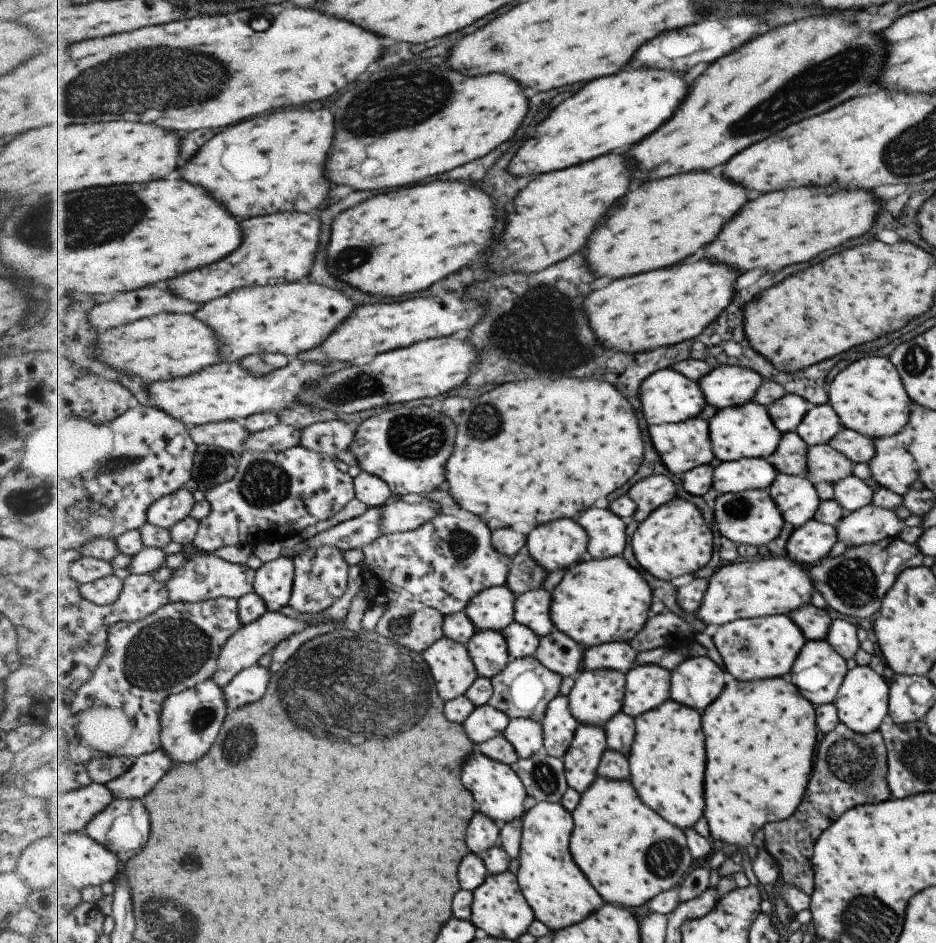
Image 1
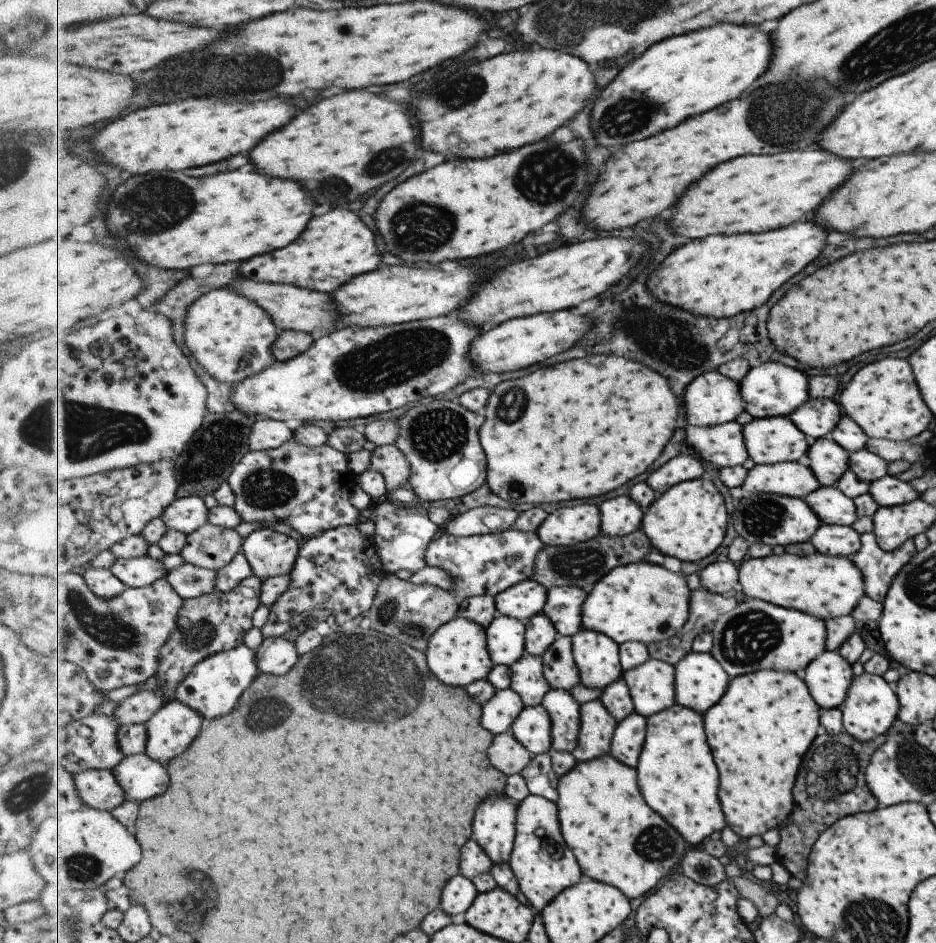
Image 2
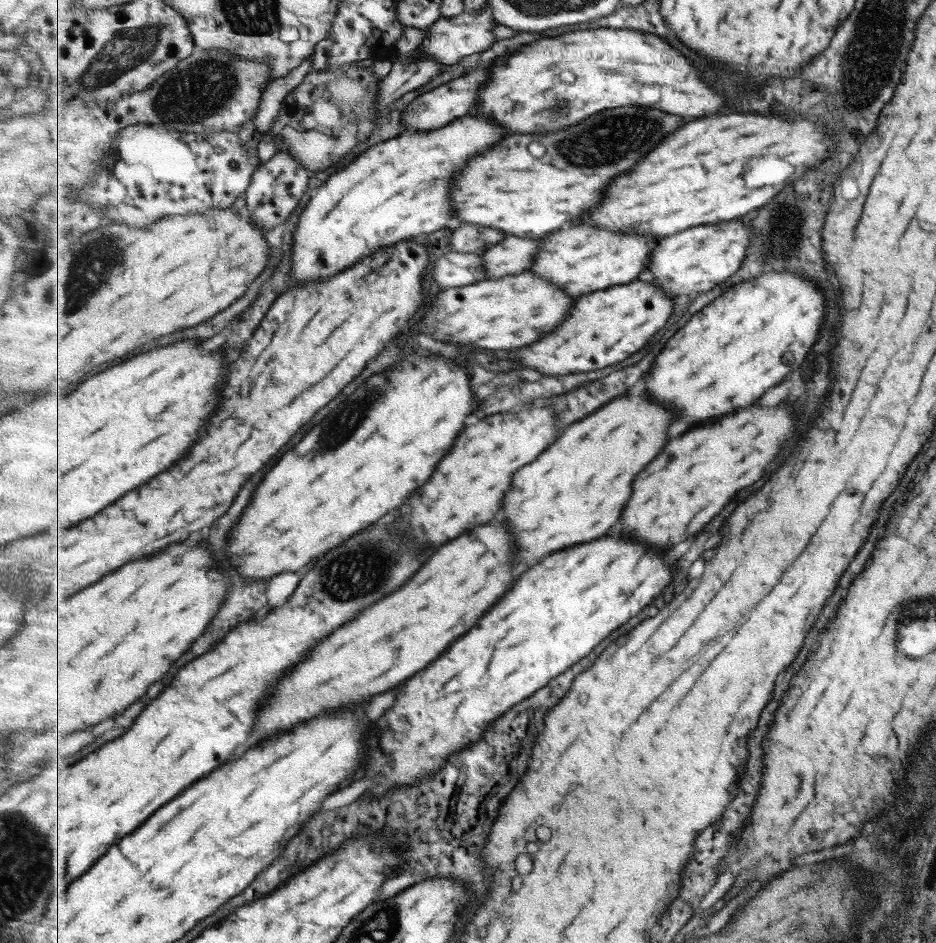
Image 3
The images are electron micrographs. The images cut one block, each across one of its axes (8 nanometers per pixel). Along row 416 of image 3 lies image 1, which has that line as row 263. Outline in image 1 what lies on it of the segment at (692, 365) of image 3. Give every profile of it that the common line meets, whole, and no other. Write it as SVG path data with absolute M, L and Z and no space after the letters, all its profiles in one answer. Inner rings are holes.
M699 260L695 264L677 264L665 270L653 270L647 274L615 280L603 290L591 292L585 300L585 312L589 316L589 324L595 330L595 336L605 342L607 348L615 348L629 354L639 354L647 350L655 350L661 346L675 346L683 341L697 339L707 326L717 320L717 316L731 304L735 296L735 280L737 274L717 262Z

